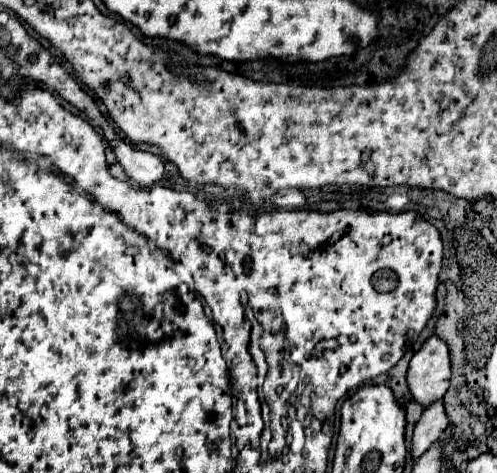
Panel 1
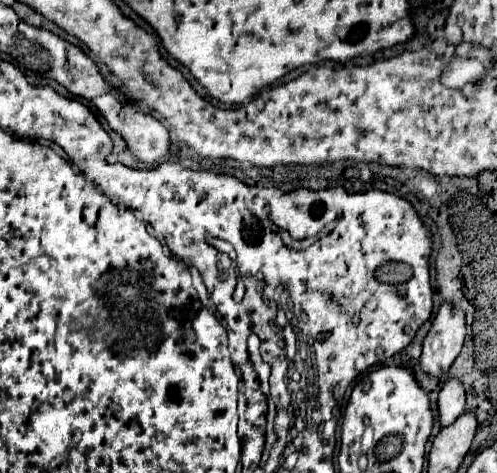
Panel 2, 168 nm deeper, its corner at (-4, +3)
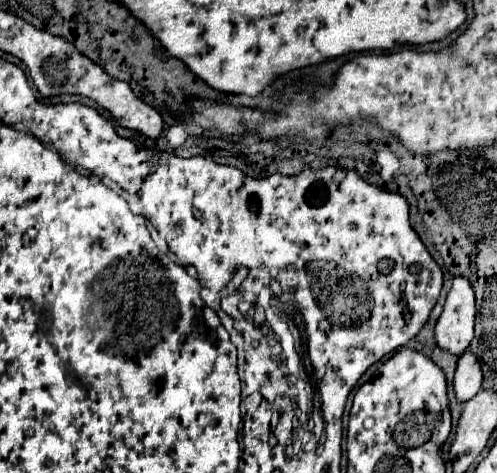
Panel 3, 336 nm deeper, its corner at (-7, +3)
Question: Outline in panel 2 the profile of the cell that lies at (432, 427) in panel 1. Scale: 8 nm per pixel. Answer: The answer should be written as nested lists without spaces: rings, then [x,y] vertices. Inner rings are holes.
[[[447,380],[437,398],[441,428],[453,424],[453,420],[457,420],[457,416],[463,414],[463,406],[465,406],[465,390],[463,390],[461,382]]]

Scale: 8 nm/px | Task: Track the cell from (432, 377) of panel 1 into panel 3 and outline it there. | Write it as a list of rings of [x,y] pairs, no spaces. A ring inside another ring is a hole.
[[[456,276],[444,310],[436,322],[436,342],[452,354],[462,354],[474,338],[476,300],[468,278]]]

